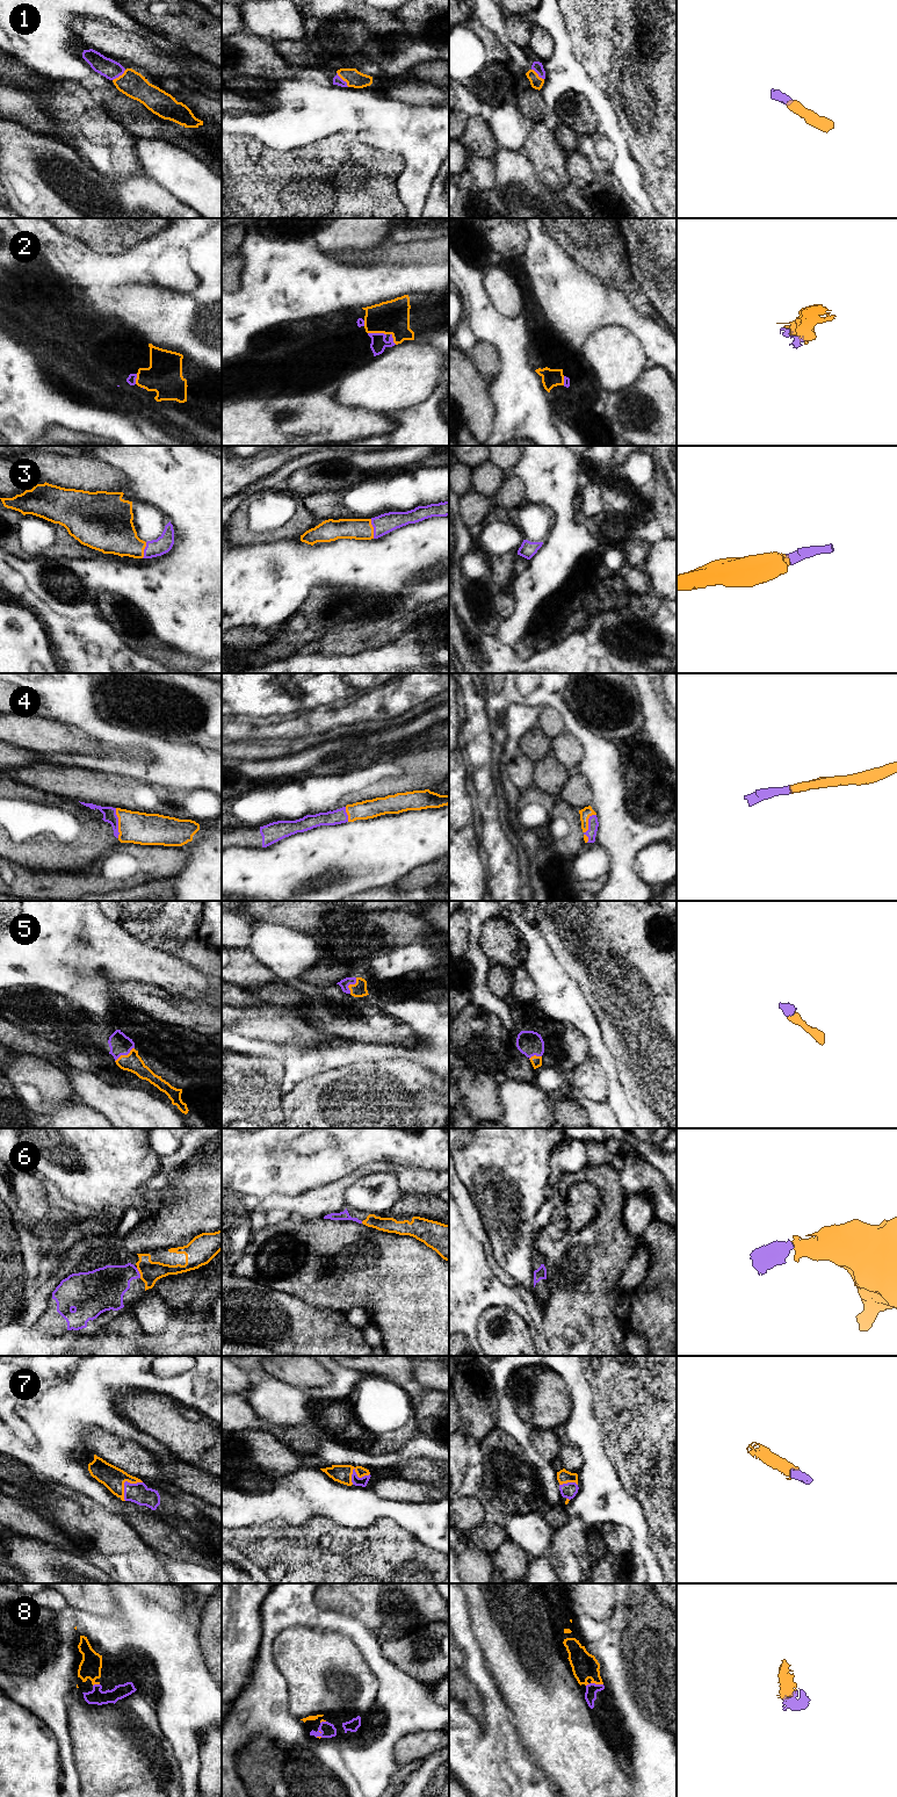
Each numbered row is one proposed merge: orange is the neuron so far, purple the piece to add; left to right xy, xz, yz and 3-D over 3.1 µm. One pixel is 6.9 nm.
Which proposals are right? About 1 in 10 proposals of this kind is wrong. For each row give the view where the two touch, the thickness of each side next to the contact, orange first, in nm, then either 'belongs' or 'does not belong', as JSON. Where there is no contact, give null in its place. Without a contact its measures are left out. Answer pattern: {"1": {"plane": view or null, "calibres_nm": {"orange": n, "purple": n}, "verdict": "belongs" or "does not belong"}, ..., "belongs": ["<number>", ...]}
{"1": {"plane": "xz", "calibres_nm": {"orange": 120, "purple": 60}, "verdict": "belongs"}, "2": {"plane": "xz", "calibres_nm": {"orange": 240, "purple": 110}, "verdict": "belongs"}, "3": {"plane": "xz", "calibres_nm": {"orange": 140, "purple": 140}, "verdict": "belongs"}, "4": {"plane": "yz", "calibres_nm": {"orange": 70, "purple": 70}, "verdict": "belongs"}, "5": {"plane": "xy", "calibres_nm": {"orange": 130, "purple": 150}, "verdict": "belongs"}, "6": {"plane": "xy", "calibres_nm": {"orange": 150, "purple": 260}, "verdict": "belongs"}, "7": {"plane": "xy", "calibres_nm": {"orange": 160, "purple": 140}, "verdict": "belongs"}, "8": {"plane": "yz", "calibres_nm": {"orange": 180, "purple": 80}, "verdict": "belongs"}, "belongs": ["1", "2", "3", "4", "5", "6", "7", "8"]}

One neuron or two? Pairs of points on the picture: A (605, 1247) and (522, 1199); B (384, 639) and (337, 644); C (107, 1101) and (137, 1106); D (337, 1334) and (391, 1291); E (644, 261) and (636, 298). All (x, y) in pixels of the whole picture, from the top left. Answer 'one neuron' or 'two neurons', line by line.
A: two neurons
B: one neuron
C: one neuron
D: two neurons
E: two neurons

